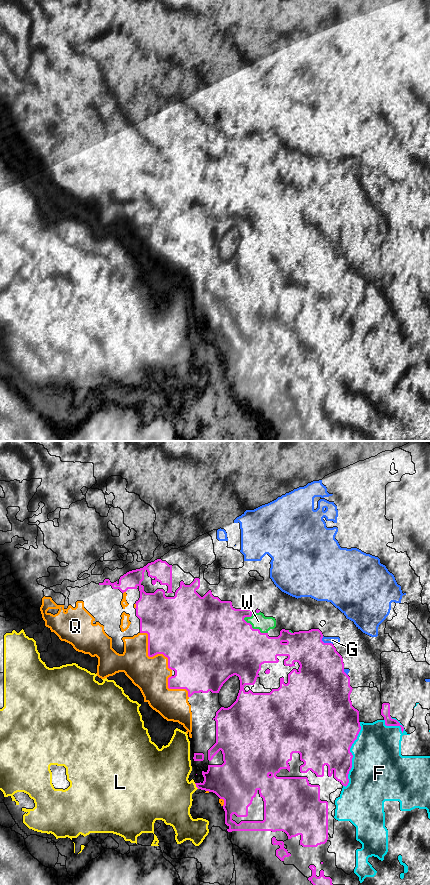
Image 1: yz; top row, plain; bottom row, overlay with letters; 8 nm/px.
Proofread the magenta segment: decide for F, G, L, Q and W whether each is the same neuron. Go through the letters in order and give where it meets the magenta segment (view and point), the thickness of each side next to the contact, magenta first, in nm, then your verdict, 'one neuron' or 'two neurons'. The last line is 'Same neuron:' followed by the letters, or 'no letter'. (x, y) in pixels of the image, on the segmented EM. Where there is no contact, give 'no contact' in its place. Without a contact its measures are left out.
F: yz (352, 755) | 420/440 nm | one neuron
G: yz (325, 643) | 360/50 nm | one neuron
L: yz (196, 786) | 280/420 nm | two neurons
Q: yz (150, 656) | 360/280 nm | one neuron
W: yz (255, 629) | 480/130 nm | one neuron
Same neuron: F, G, Q, W

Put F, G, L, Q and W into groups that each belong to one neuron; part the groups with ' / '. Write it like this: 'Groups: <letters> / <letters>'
Groups: F G Q W / L

